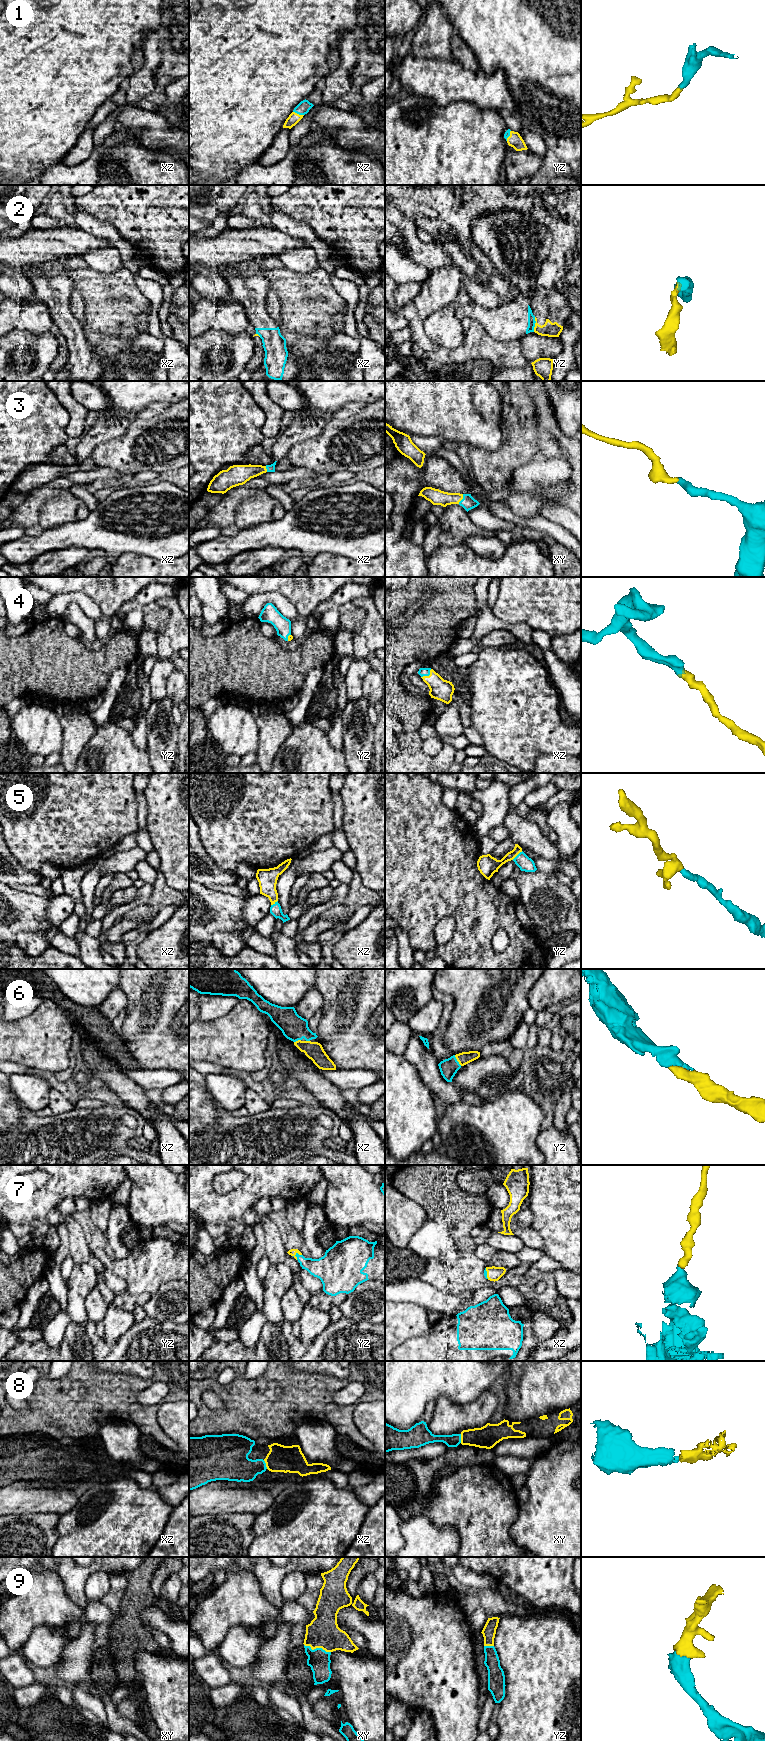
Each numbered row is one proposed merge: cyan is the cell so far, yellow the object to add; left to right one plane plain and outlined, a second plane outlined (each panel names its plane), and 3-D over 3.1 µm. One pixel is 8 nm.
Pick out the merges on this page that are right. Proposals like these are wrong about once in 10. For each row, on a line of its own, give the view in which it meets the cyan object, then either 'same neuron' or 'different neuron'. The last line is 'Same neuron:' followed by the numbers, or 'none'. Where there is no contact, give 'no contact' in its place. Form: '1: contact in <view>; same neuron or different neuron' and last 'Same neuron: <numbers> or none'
1: contact in xz; same neuron
2: contact in yz; different neuron
3: contact in xy; same neuron
4: contact in xz; same neuron
5: contact in yz; same neuron
6: contact in yz; same neuron
7: contact in yz; same neuron
8: contact in xz; same neuron
9: contact in xy; same neuron
Same neuron: 1, 3, 4, 5, 6, 7, 8, 9

